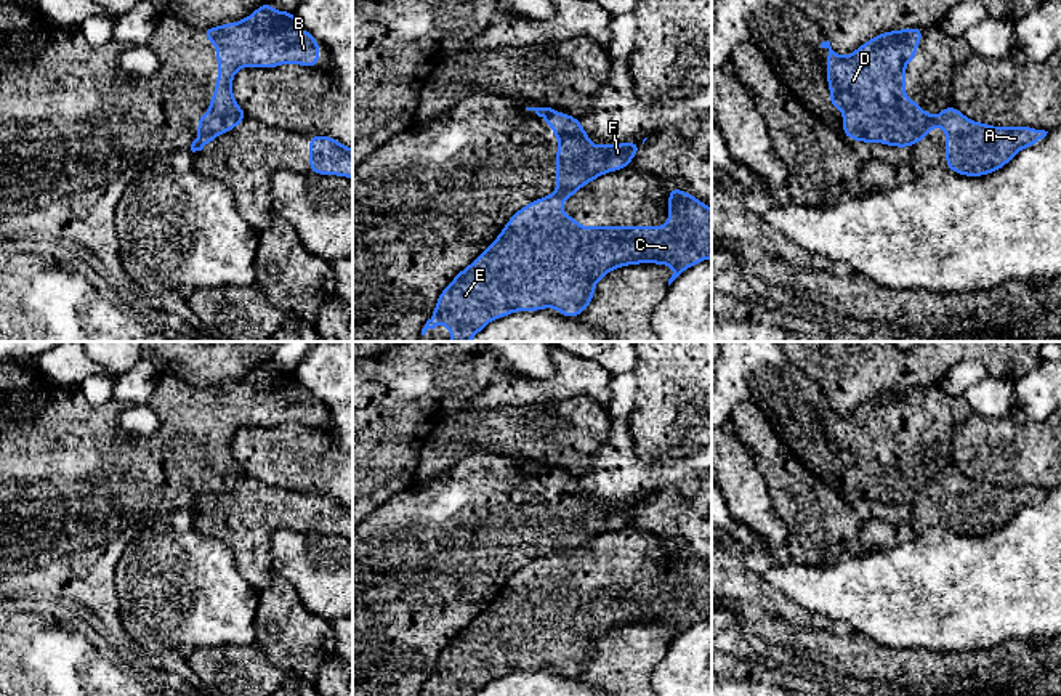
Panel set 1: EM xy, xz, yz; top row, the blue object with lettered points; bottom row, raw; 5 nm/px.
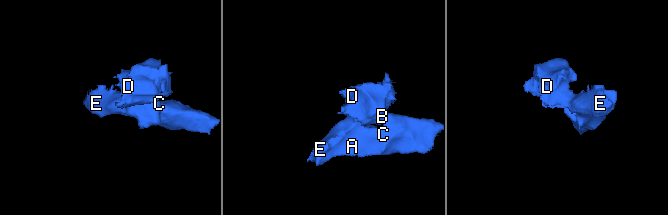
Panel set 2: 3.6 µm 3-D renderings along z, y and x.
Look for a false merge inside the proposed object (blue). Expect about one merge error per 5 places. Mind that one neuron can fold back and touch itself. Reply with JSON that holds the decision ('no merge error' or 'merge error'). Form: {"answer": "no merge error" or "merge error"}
{"answer": "merge error"}

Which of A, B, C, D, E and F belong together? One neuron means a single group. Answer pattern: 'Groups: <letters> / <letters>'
Groups: A C E / B D F

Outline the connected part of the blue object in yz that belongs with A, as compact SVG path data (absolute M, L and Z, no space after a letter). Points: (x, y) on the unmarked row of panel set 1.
M950 463L930 480L914 504L938 484L946 488L946 528L963 536L984 536L1000 529L1021 508L1035 505L1048 492L1032 486L994 486L974 481Z

